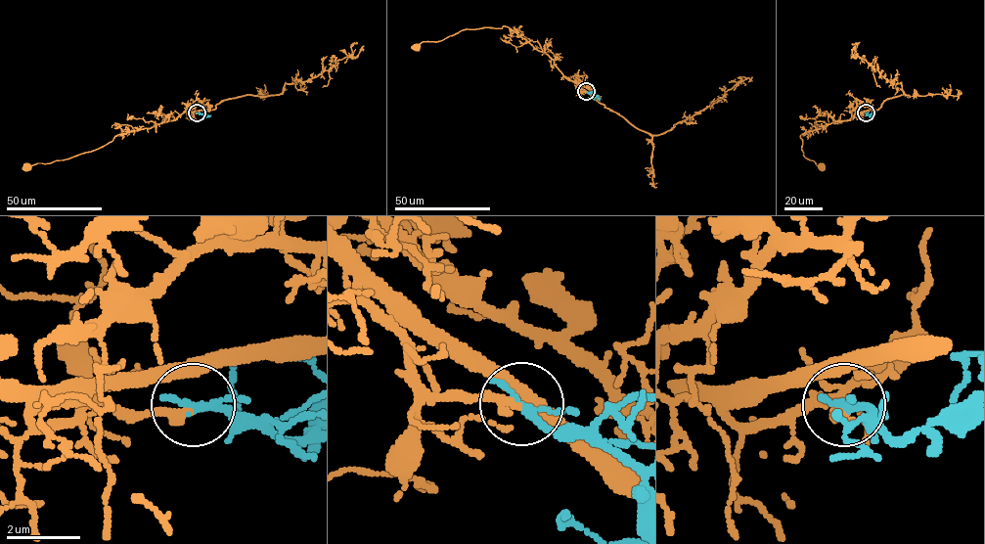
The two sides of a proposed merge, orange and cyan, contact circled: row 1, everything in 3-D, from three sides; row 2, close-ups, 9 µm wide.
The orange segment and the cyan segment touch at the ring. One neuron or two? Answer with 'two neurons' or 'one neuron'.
one neuron

